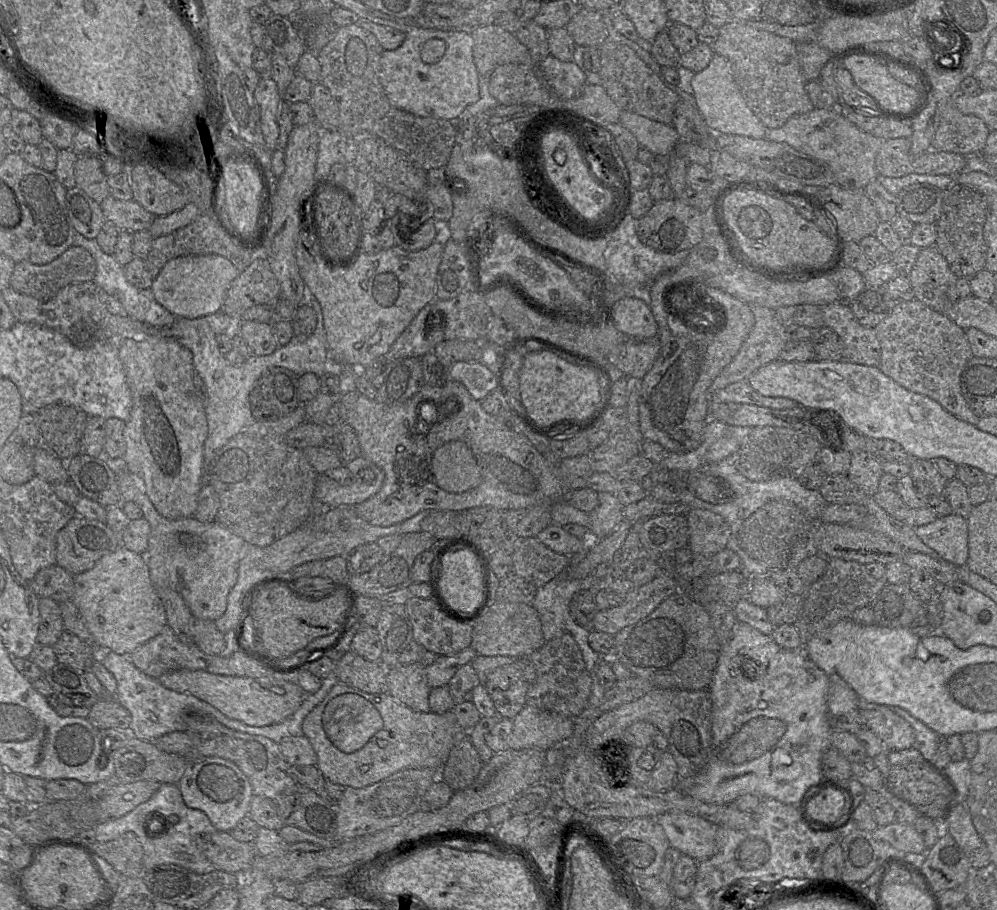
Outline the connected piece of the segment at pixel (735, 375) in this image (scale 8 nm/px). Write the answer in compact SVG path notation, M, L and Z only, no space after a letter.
M757 304L749 306L755 318L755 324L737 355L713 381L710 387L710 399L712 393L732 383L747 380L759 368L777 360L785 344L789 341L786 328L778 321L774 310Z

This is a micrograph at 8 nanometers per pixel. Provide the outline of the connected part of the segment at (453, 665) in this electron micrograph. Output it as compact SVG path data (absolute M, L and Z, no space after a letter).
M468 648L453 655L438 656L431 665L425 666L425 675L431 688L448 686L455 673L464 665L471 664L477 653Z

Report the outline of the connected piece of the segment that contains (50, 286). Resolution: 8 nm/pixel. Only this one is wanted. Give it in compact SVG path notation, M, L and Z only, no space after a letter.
M72 245L59 257L45 265L35 265L27 261L16 263L10 278L10 286L19 293L46 302L59 290L72 283L92 282L95 272L96 262L92 255L85 248Z

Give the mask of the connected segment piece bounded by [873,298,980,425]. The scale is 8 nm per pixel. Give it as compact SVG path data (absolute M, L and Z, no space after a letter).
M913 298L908 301L898 301L891 313L873 329L880 343L878 367L885 375L906 389L937 401L956 418L973 425L978 423L980 417L969 408L961 393L961 372L969 359L974 357L963 328L957 326L946 314L937 312Z

